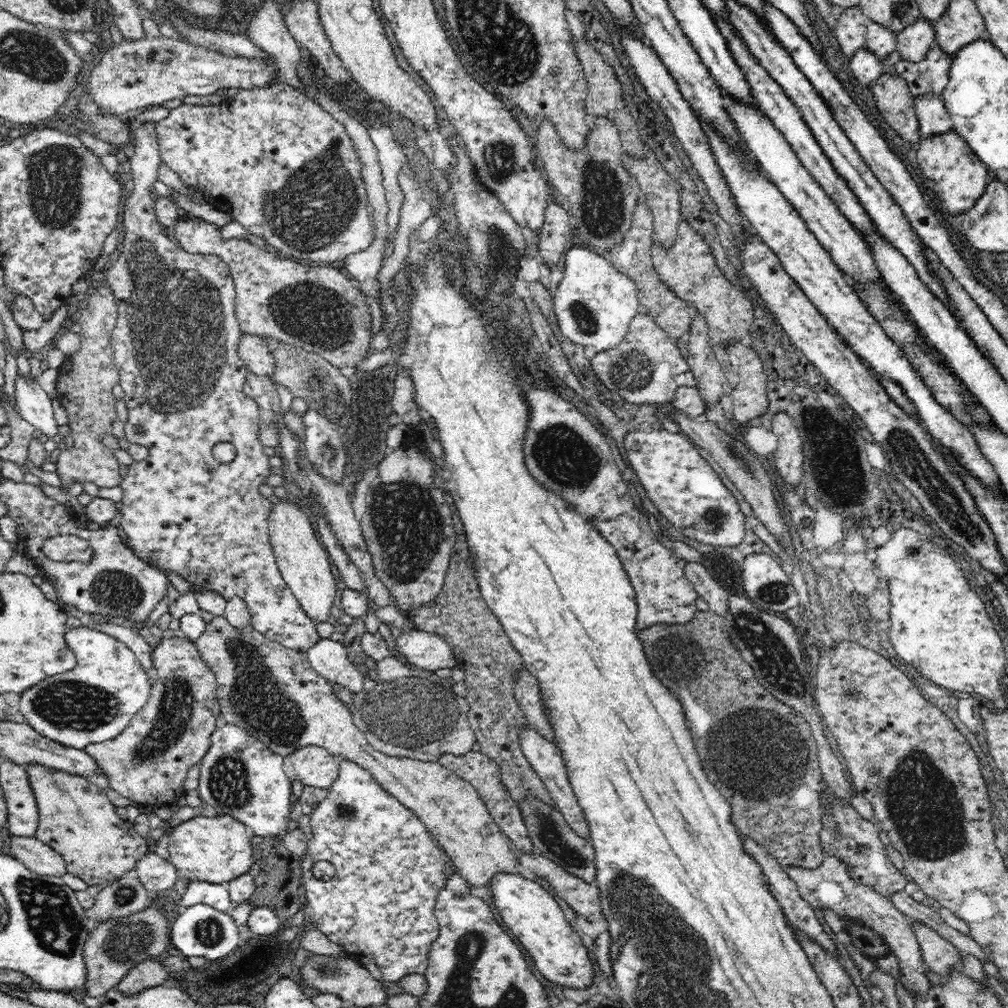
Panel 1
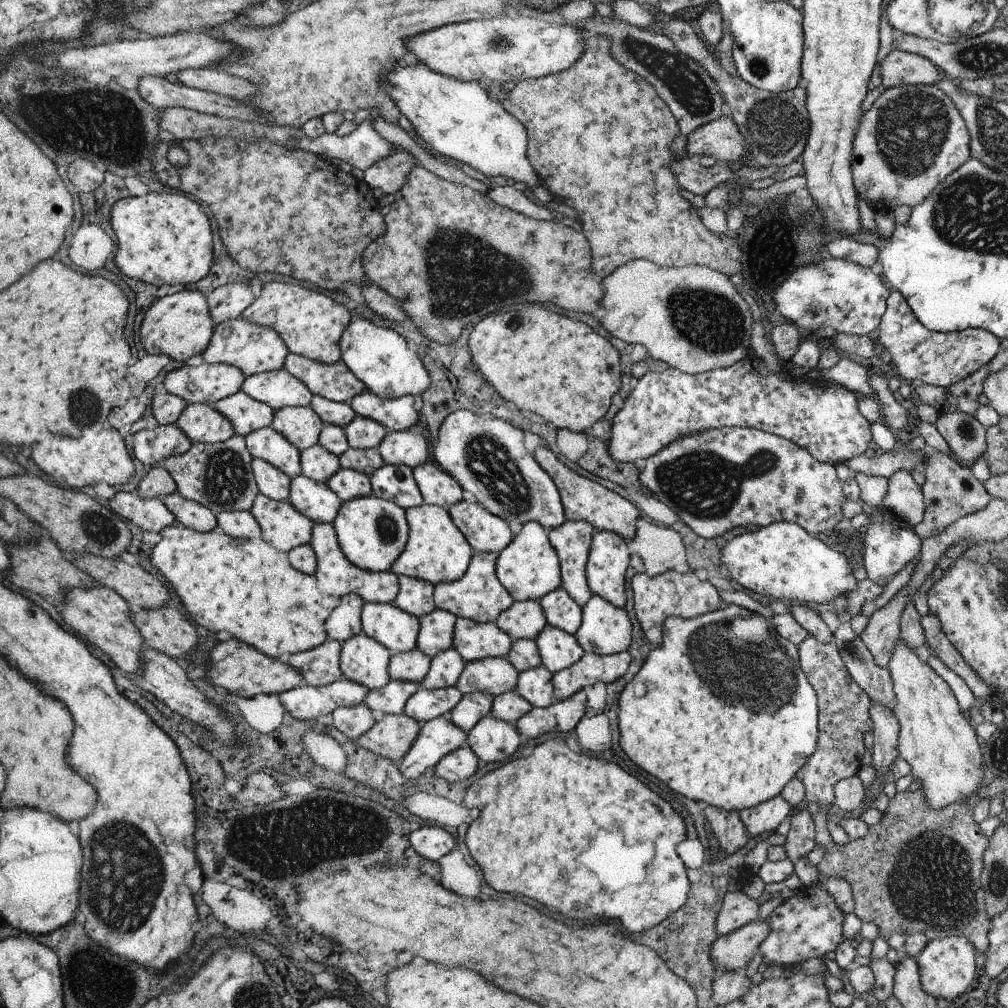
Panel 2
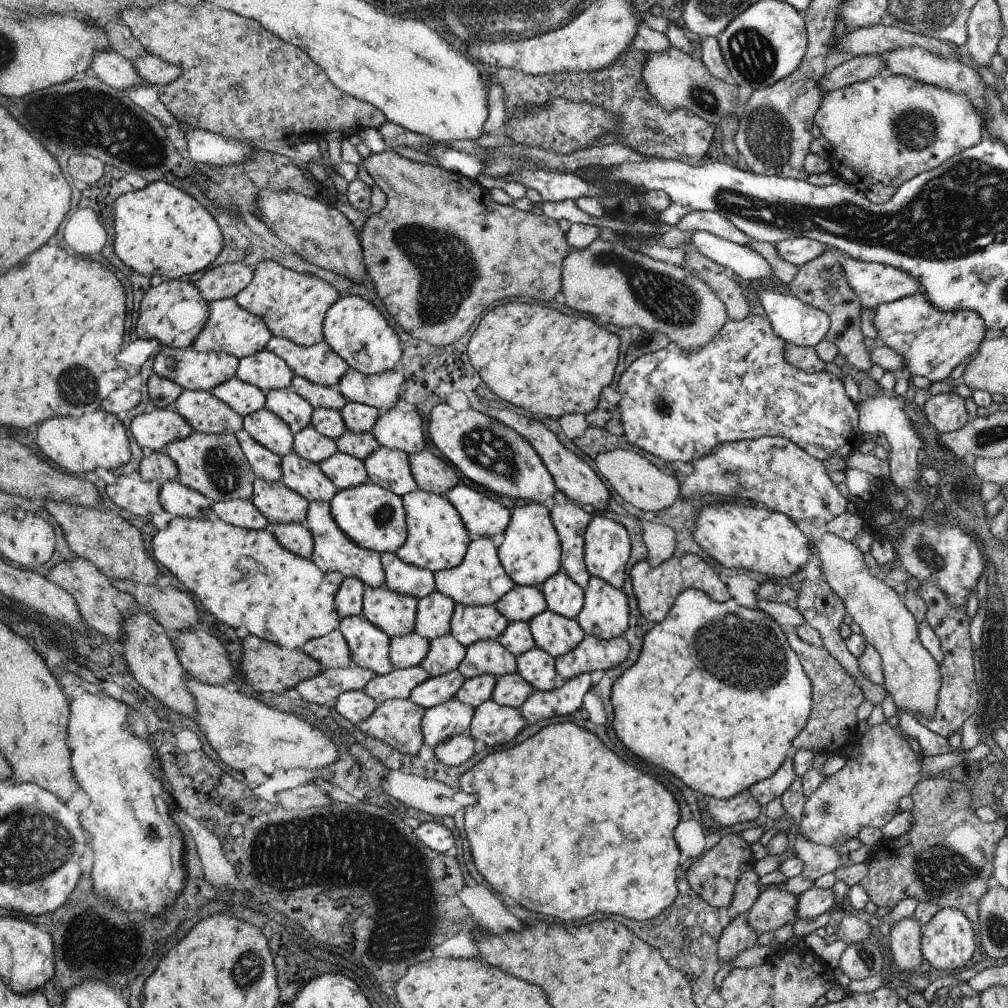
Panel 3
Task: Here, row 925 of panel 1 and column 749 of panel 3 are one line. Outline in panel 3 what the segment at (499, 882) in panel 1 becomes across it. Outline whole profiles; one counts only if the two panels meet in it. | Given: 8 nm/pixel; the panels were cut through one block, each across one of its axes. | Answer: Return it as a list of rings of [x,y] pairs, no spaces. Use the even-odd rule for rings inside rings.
[[[729,502],[705,504],[695,516],[693,540],[725,568],[763,572],[769,580],[793,574],[805,560],[811,558],[811,550],[807,550],[809,538],[805,538],[785,514],[771,512],[763,506],[757,508]]]

